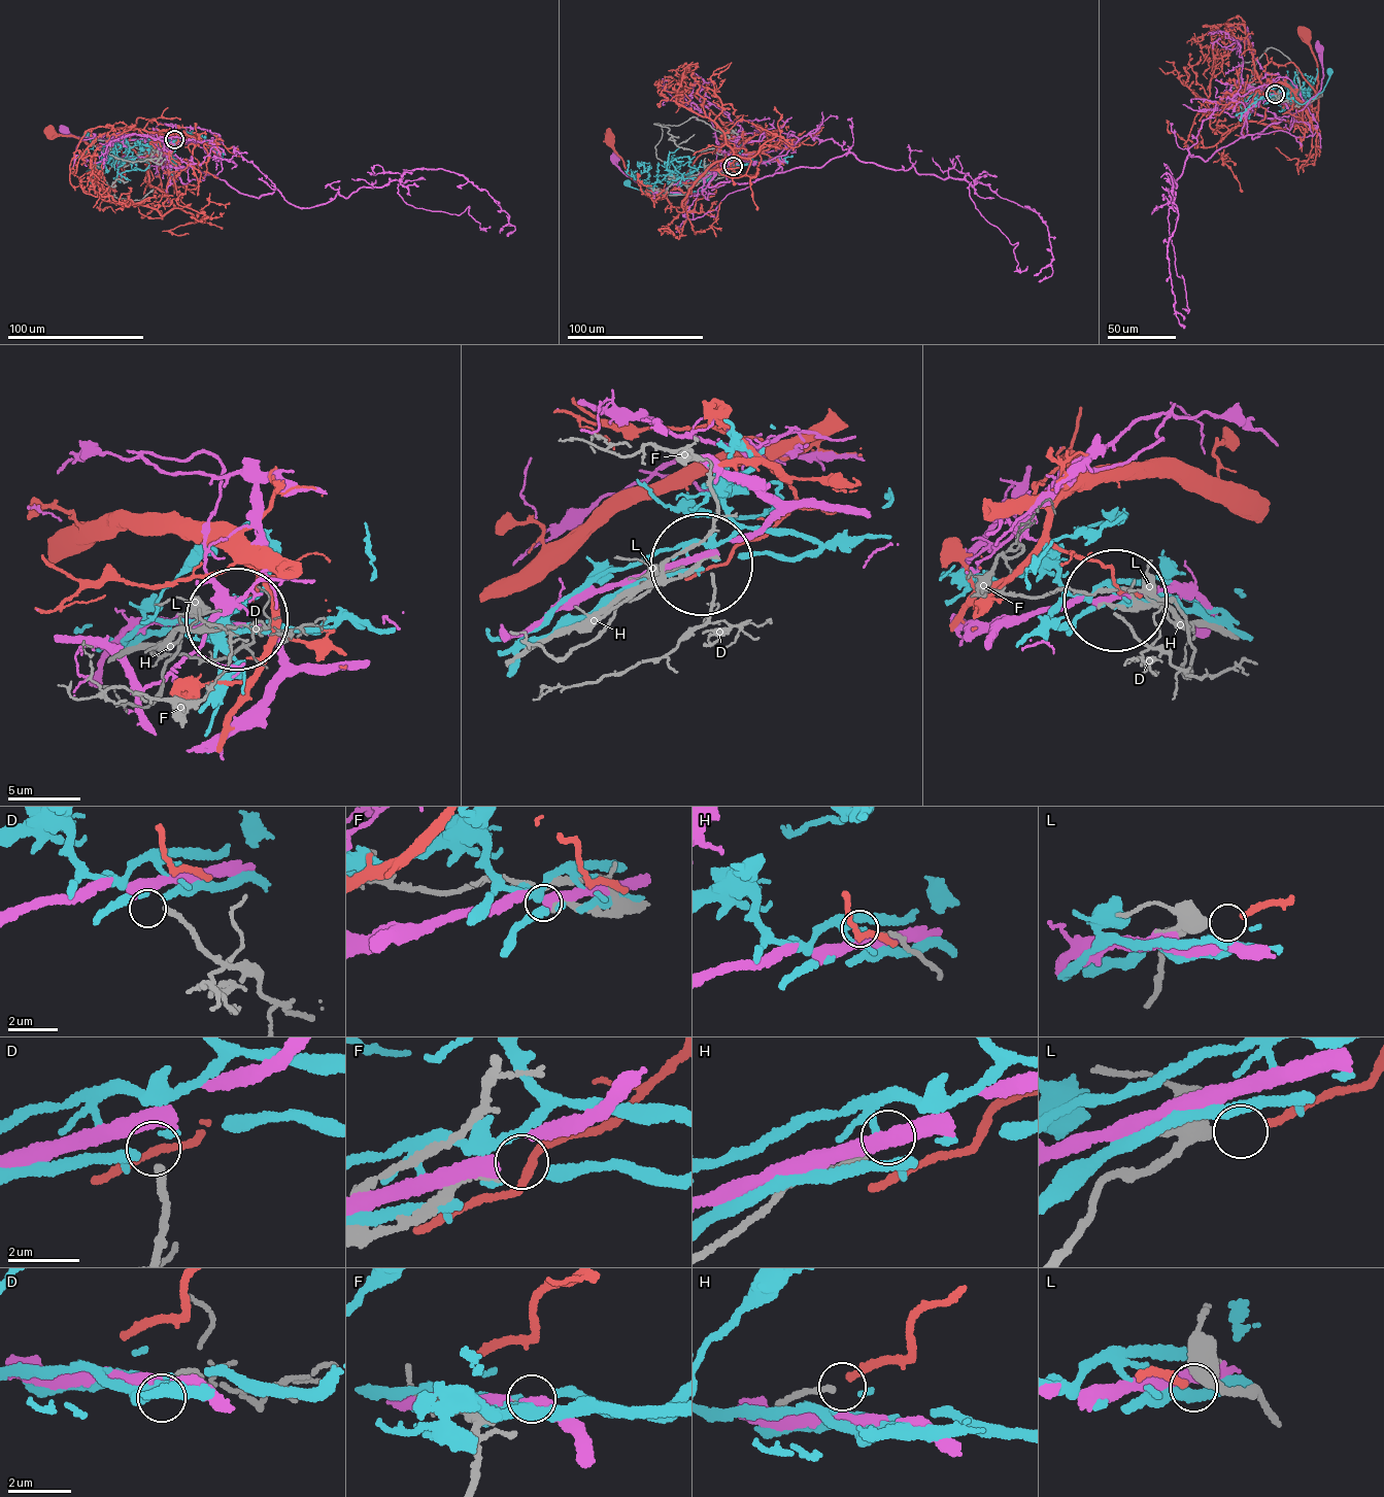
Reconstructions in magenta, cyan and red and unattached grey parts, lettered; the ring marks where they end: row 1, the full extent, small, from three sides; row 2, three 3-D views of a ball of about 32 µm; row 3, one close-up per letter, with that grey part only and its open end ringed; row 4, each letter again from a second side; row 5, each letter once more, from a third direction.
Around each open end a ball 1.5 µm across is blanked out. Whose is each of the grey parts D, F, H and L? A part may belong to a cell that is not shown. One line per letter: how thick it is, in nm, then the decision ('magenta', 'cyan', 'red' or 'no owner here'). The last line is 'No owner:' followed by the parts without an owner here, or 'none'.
D: 240 nm | magenta
F: 140 nm | no owner here
H: 160 nm | no owner here
L: 460 nm | red
No owner: F, H

